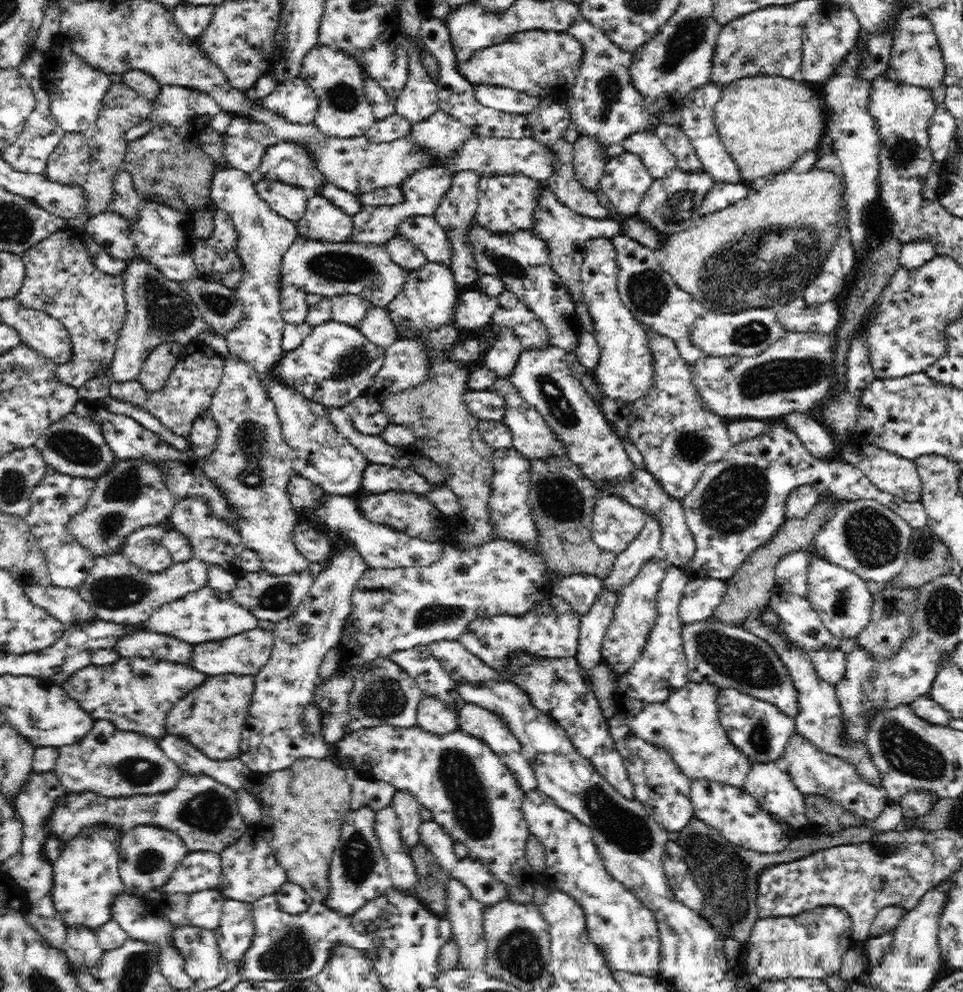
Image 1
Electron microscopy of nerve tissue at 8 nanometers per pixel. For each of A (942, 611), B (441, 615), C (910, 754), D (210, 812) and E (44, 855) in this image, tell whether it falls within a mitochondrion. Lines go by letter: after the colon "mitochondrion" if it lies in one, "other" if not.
A: mitochondrion
B: mitochondrion
C: mitochondrion
D: mitochondrion
E: other

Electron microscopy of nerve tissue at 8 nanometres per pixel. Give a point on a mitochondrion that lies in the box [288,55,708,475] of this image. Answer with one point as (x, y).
(333, 267)

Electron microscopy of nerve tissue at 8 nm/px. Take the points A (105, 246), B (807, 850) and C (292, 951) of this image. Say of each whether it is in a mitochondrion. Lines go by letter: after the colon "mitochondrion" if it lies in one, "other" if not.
A: other
B: other
C: mitochondrion

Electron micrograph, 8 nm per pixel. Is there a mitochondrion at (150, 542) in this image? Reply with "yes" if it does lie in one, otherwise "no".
yes

